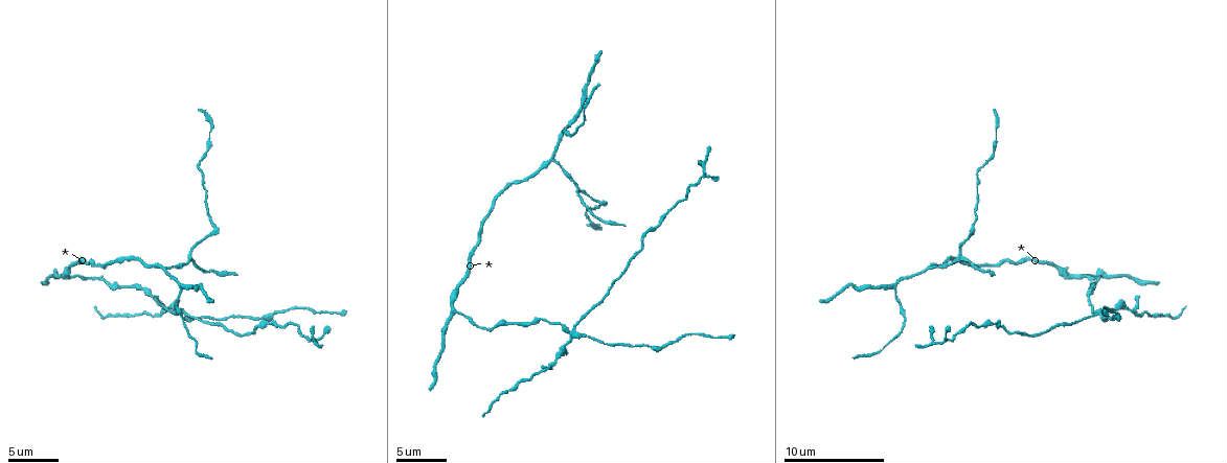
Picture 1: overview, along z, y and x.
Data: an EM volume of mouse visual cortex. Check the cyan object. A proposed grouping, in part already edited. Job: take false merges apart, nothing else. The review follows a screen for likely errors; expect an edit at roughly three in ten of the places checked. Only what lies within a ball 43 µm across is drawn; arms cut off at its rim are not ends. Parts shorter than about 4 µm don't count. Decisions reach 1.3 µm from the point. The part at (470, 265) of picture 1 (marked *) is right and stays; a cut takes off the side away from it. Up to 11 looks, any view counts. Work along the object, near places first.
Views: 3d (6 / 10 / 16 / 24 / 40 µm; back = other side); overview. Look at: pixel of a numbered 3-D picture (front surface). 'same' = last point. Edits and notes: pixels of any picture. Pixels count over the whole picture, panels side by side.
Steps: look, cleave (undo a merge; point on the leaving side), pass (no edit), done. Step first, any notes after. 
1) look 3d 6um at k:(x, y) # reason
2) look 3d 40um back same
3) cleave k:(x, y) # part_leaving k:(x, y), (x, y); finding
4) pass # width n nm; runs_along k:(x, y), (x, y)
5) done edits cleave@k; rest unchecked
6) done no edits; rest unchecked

look 3d 16um at 1:(188, 254) # three arms meet

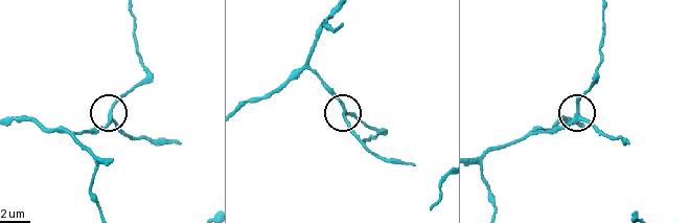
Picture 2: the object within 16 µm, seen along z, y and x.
pass # width 210 nm; runs_along 2:(579, 124), (534, 133), (557, 132), (579, 115), (600, 135); continuous, no second neuron

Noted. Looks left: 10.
look 3d 6um at 1:(552, 157) # side arm on a straight run

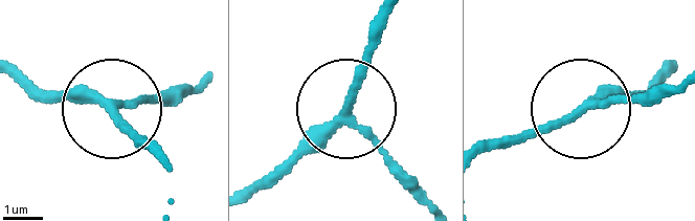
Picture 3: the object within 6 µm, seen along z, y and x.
look 3d 6um back at 3:(345, 113) # other side

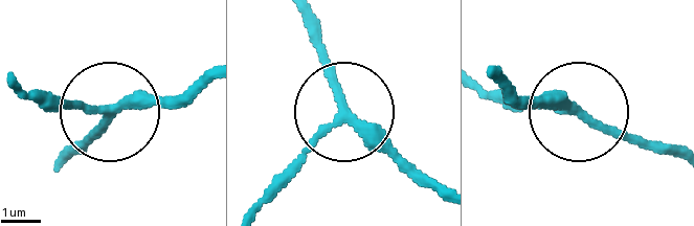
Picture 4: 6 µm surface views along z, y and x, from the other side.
pass # arms 3; one neuron here

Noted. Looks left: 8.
look 3d 10um at 1:(891, 286) # branch point

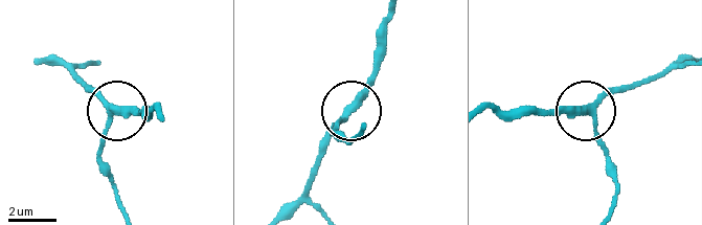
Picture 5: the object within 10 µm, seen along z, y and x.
look 3d 6um at 5:(347, 114)

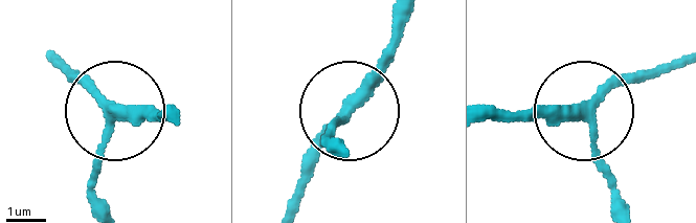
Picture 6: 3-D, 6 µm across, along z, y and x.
pass # width 260 nm; runs_along 6:(675, 68), (615, 82), (576, 108), (499, 108); continuous, no second neuron

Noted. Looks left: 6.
look 3d 10um at 1:(182, 311) # four arms meet

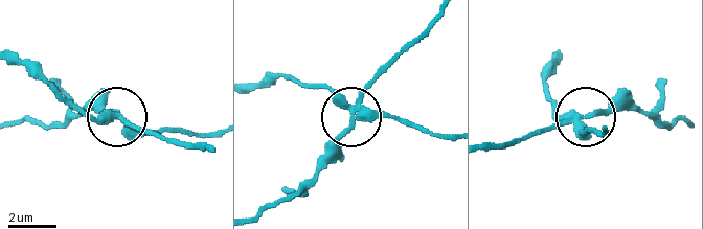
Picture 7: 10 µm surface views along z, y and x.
look 3d 6um at 7:(591, 116) # zoom in

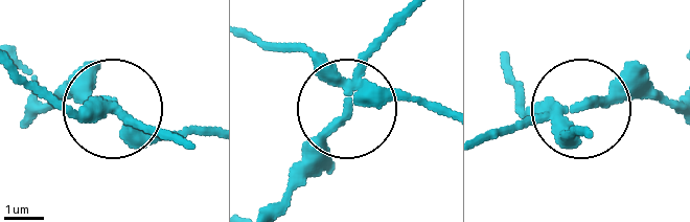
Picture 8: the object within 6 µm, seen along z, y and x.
cleave 8:(324, 134) # width 280 nm; part_leaving 8:(357, 83), (367, 57), (407, 16); a second neuron is stuck on

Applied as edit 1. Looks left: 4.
look overview # redraw

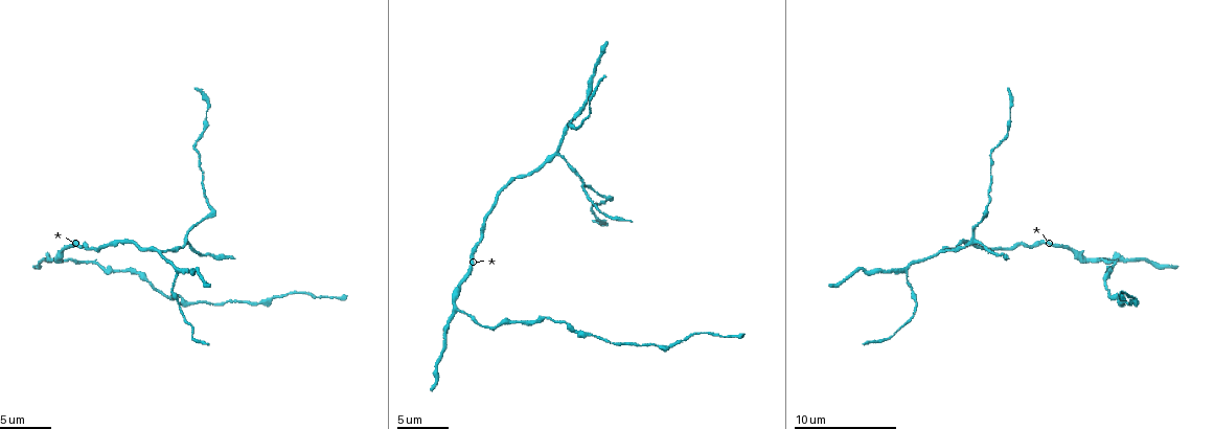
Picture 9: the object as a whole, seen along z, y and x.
look 3d 10um at 9:(1096, 260) # thin arm on a thick one

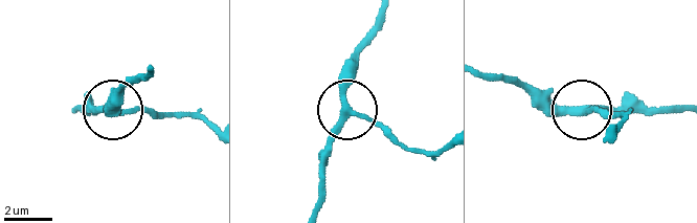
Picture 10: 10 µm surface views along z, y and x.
pass # width 250 nm; runs_along 10:(485, 71), (509, 75), (569, 108), (633, 108); one neuron here

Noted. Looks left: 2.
done edits cleave@8; rest unchecked

